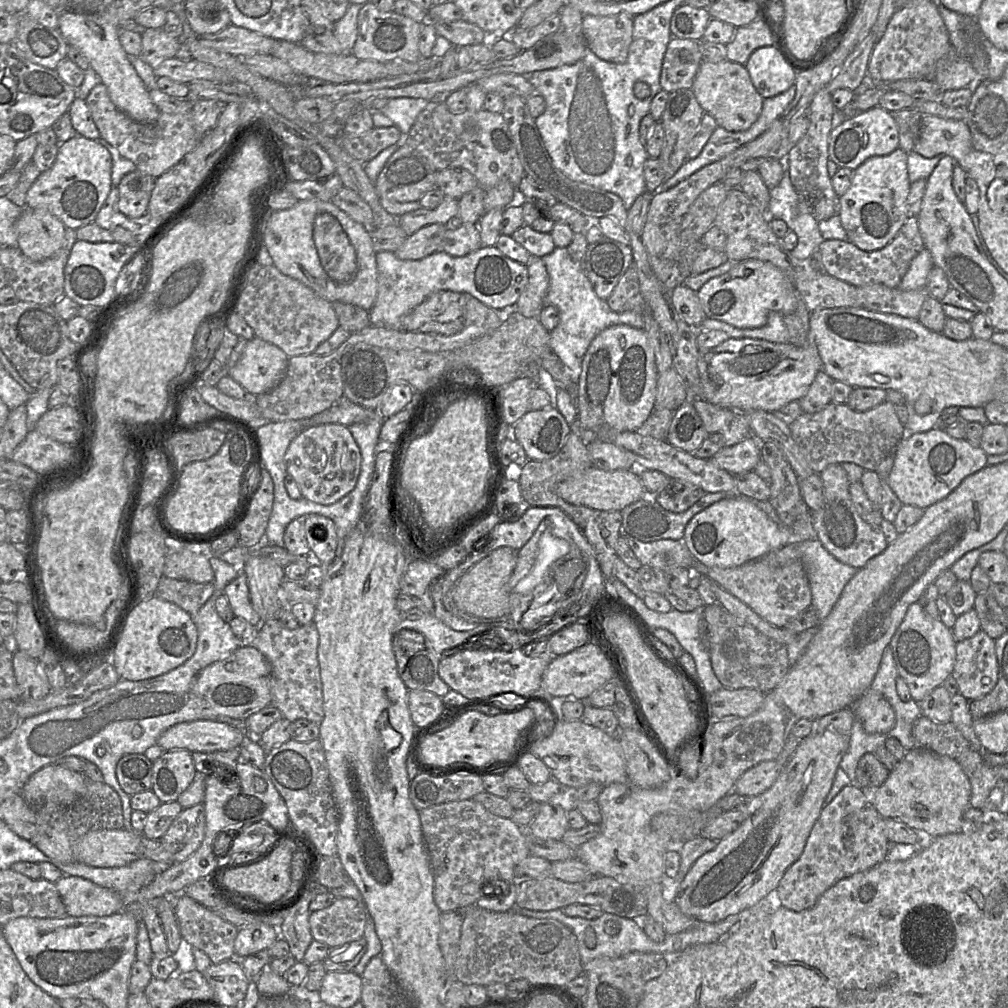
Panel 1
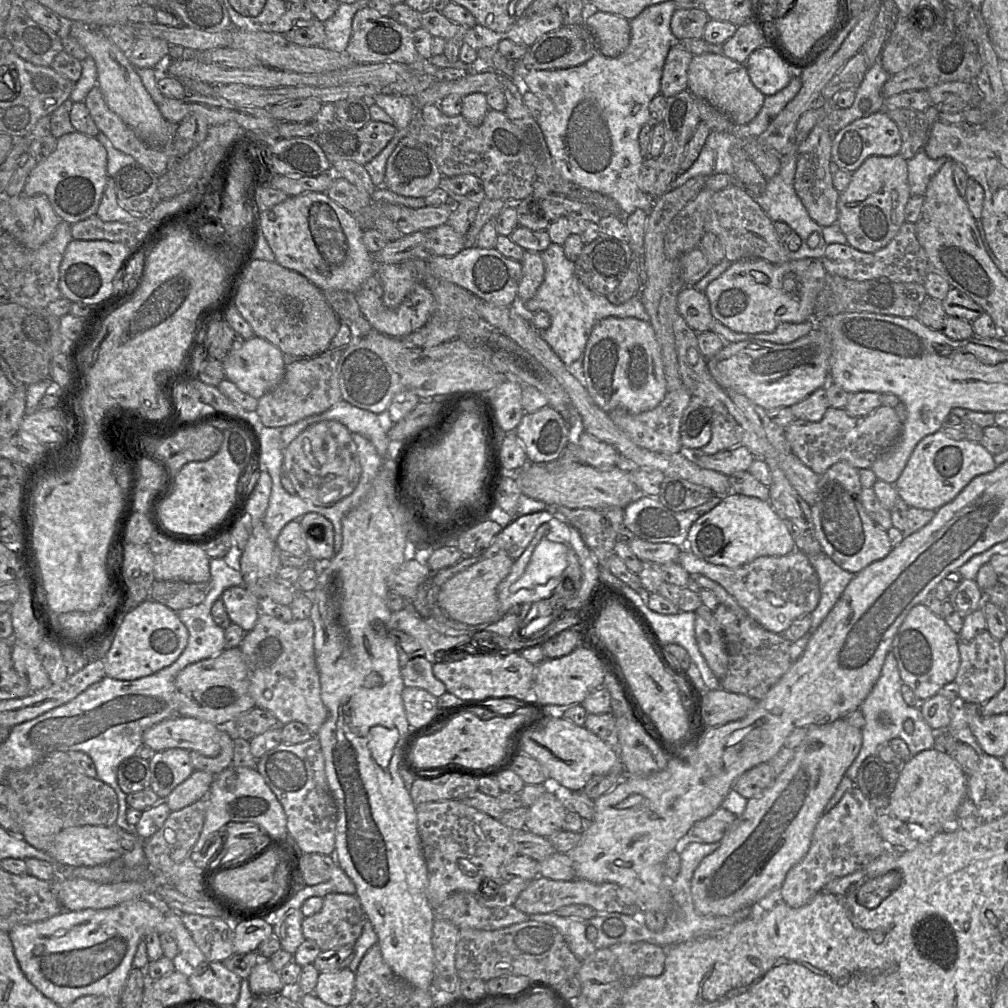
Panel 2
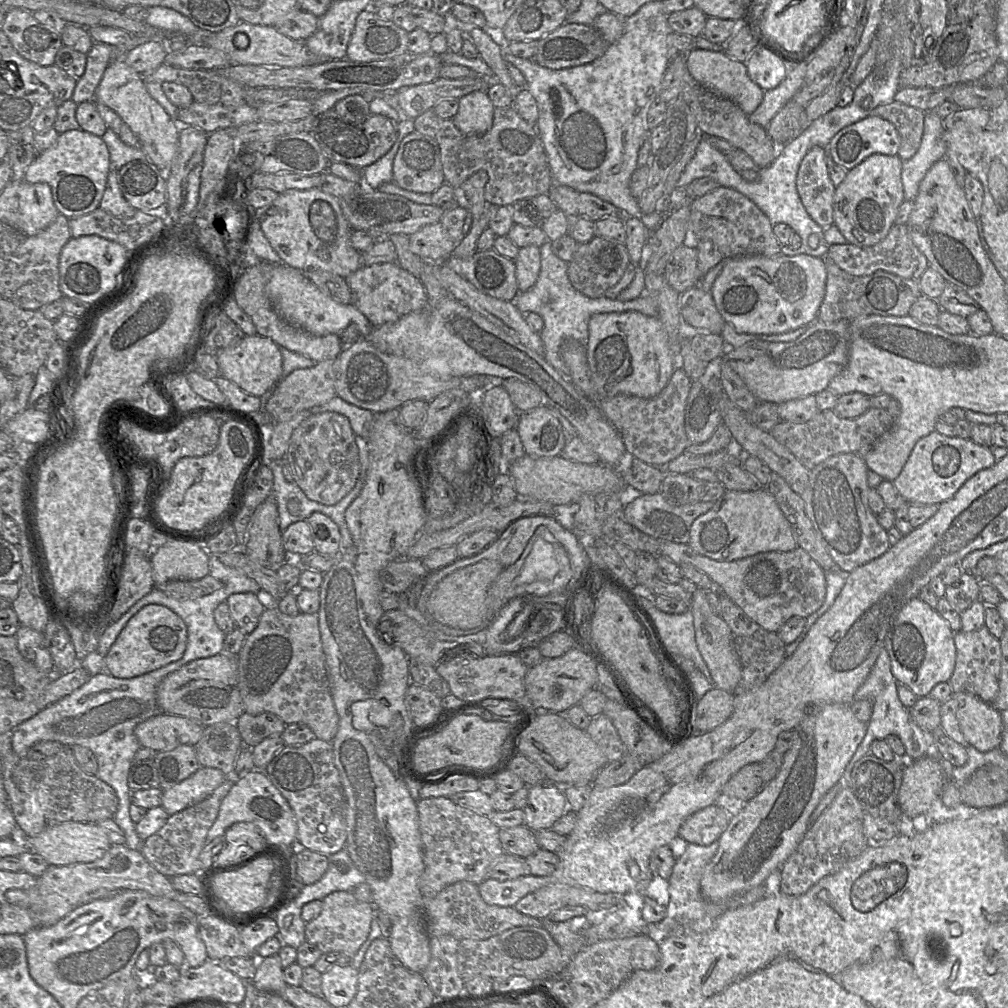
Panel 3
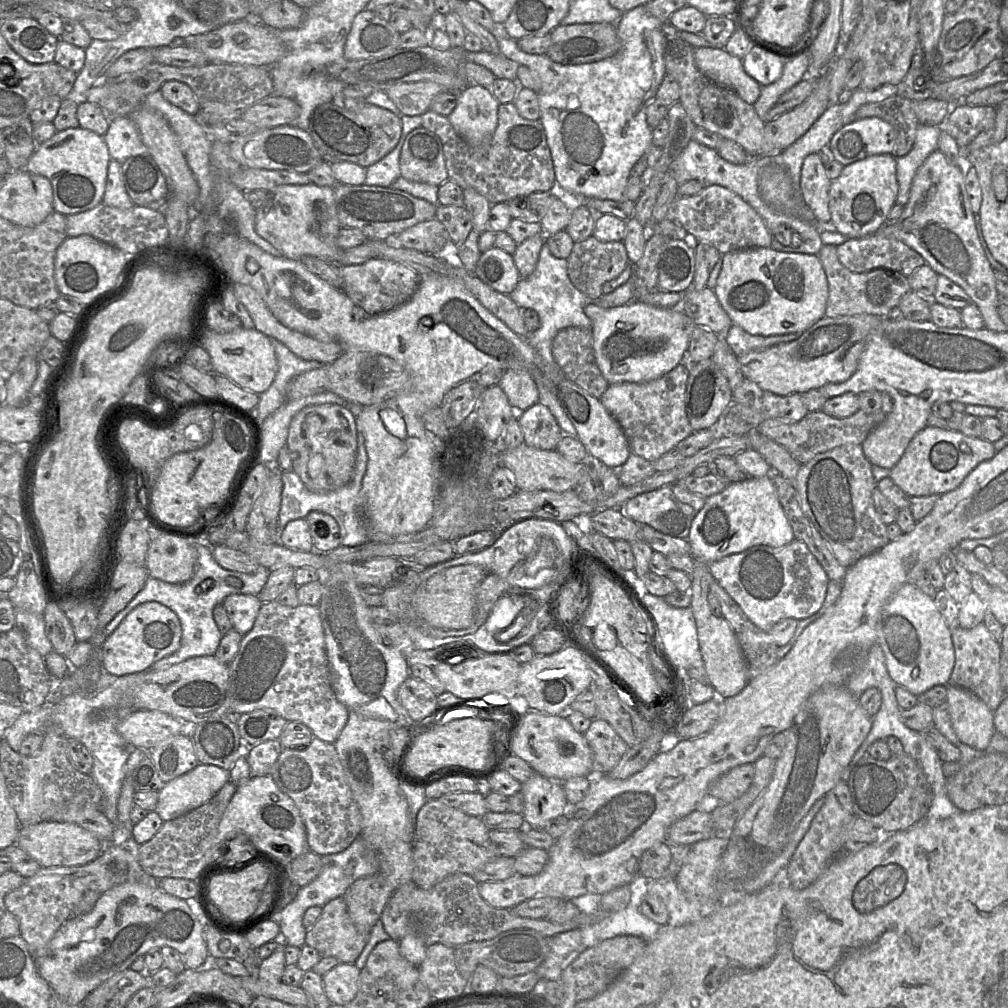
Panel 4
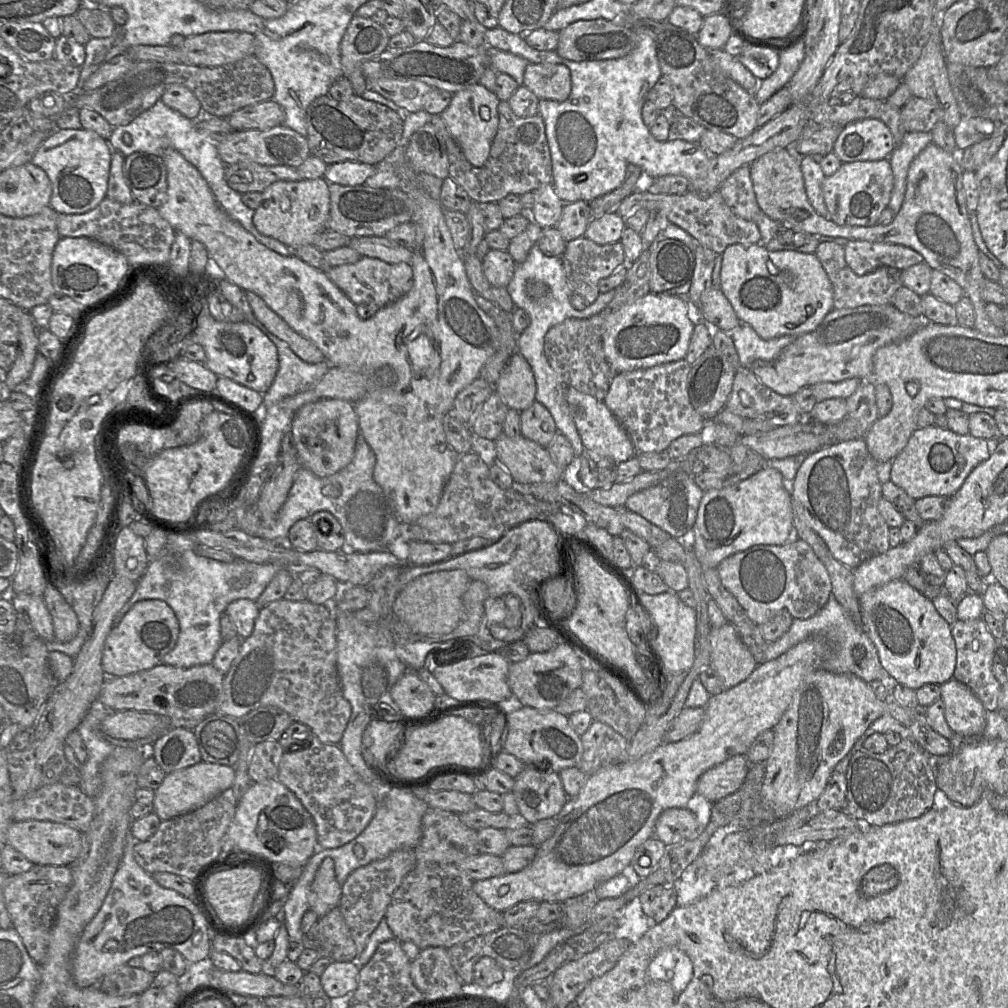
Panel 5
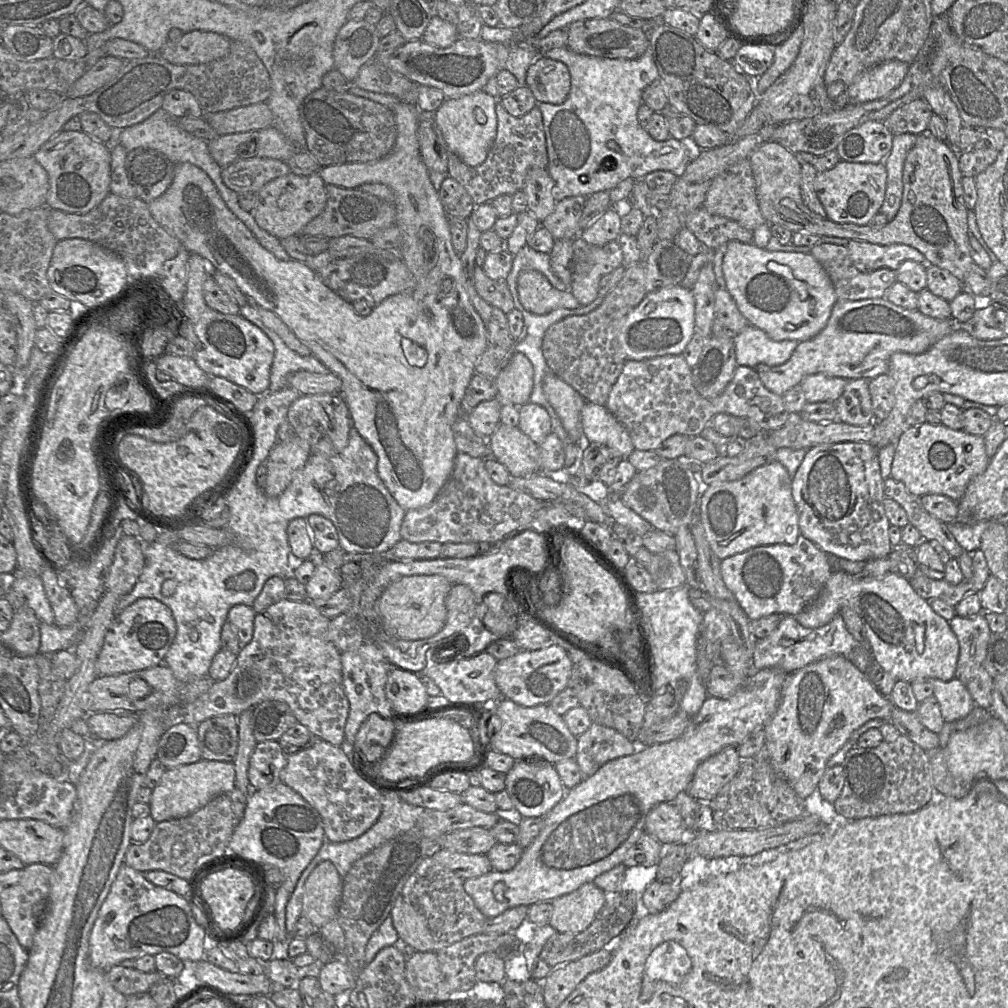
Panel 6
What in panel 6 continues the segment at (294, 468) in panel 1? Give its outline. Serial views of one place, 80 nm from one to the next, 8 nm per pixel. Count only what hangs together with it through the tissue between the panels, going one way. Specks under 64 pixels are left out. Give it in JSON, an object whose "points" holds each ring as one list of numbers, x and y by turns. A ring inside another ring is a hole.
{"points":[[339,393,301,395,289,407,287,420,295,434,308,442,311,454,339,455,347,446,352,418]]}

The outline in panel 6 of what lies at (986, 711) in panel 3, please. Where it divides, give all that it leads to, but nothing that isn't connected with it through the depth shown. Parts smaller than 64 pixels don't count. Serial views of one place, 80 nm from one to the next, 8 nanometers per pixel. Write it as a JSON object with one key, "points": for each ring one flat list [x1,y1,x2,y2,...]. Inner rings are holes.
{"points":[[932,678,928,681,932,685,933,696,938,700,945,722,965,718,976,706,968,689,957,678,950,681]]}

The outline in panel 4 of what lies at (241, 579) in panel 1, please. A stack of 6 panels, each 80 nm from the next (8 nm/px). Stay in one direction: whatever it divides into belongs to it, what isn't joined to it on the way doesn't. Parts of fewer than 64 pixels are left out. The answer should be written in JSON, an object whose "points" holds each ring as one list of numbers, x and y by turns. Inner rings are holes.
{"points":[[231,594,223,601,234,629,242,635,247,634,254,626,262,602,258,596,251,594]]}

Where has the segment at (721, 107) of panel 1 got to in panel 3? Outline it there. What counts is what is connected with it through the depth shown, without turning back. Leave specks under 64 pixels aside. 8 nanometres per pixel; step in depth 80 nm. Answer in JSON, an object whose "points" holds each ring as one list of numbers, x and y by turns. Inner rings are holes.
{"points":[[695,48,686,54,686,67,701,86,718,96,731,100,746,115,752,114,763,100,764,91,750,79,745,63,728,57,724,52]]}

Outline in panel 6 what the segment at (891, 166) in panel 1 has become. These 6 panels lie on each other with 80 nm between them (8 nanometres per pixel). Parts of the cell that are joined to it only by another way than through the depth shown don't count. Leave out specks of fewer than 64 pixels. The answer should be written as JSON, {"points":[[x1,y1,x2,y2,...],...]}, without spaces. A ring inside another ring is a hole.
{"points":[[840,160,830,170,818,173,814,188,828,220,838,224,869,225,879,213,886,192,887,170,884,163,853,163]]}

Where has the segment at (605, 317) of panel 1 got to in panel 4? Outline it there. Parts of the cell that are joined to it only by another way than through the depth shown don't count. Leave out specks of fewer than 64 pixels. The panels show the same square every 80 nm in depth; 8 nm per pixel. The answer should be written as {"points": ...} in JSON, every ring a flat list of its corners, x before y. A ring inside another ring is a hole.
{"points":[[544,242,535,270,528,277,520,278,517,286,509,296,520,309,532,309,537,312,540,326,530,333,527,342,554,371,561,371,552,355,552,341,556,334,566,327,582,327,592,330,592,322,584,312,587,305,595,303,601,308,607,309,630,303,633,300,640,300,641,302,660,308,675,308,681,307,683,294,655,290,643,295,639,299,635,299,635,289,631,275,625,284,619,286,611,293,602,294,599,299,592,300,579,291,571,282,567,273,567,260,556,258,551,253,547,243]]}

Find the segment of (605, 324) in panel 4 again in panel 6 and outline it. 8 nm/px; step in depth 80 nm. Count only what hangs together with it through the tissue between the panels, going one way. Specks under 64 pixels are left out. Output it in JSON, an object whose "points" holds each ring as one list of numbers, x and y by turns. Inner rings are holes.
{"points":[[682,285,647,293,626,317,619,343,625,360,641,361,665,355,681,355,695,333,695,299]]}

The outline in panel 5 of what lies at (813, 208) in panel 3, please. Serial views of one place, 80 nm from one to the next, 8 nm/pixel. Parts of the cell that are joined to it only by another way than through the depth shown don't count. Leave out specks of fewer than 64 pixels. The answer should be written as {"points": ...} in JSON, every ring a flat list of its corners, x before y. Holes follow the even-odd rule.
{"points":[[804,156,801,160,800,168,810,204,820,216,830,219,822,192,822,184,825,180,825,175,820,164,813,157]]}

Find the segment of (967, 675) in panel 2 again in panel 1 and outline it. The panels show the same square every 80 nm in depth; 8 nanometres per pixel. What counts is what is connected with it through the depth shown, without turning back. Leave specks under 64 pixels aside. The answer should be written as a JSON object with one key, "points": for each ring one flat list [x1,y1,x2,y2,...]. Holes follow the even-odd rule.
{"points":[[984,631,957,642,952,677,962,696,969,701,984,697,996,686,998,674,995,640]]}

